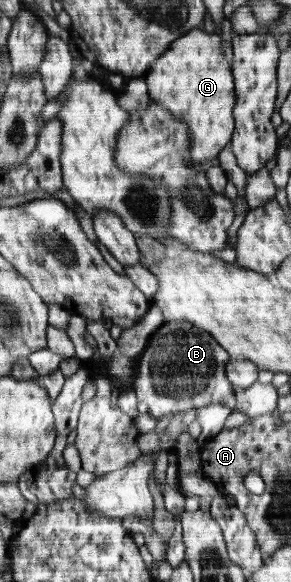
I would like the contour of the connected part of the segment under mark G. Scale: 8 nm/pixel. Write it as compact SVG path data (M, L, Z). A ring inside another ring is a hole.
M192 29L176 38L167 50L143 76L148 94L157 104L165 106L175 118L189 126L191 160L197 163L212 160L229 144L236 130L233 108L237 94L229 62L223 56L223 40L215 32Z

